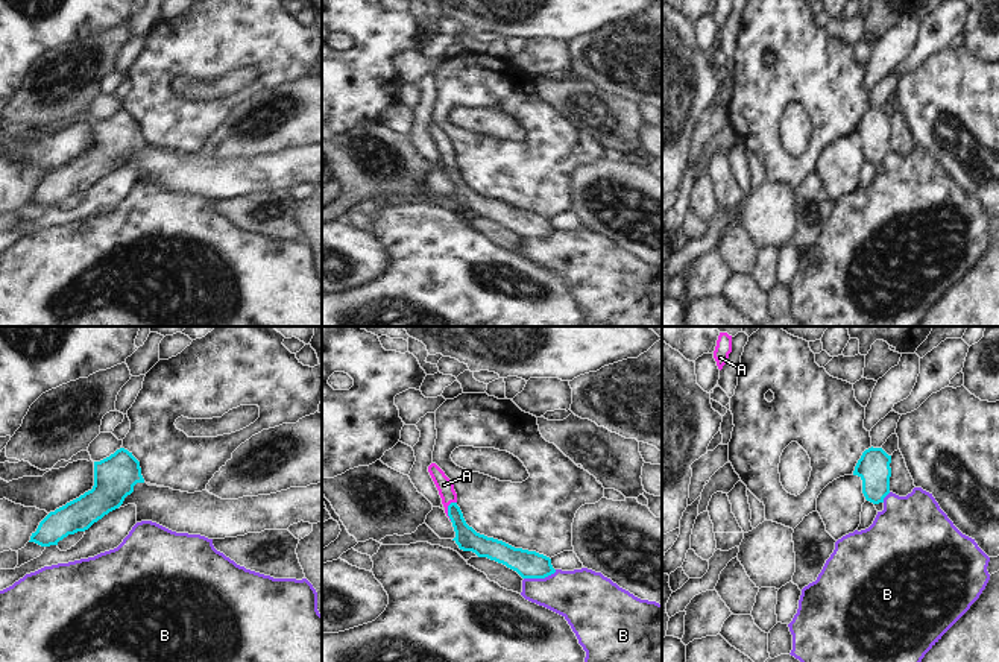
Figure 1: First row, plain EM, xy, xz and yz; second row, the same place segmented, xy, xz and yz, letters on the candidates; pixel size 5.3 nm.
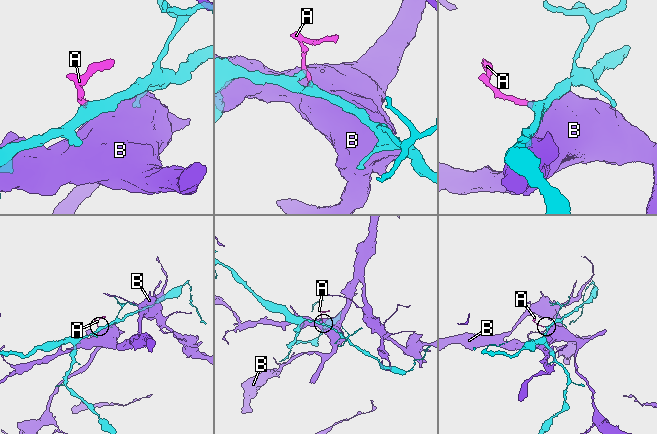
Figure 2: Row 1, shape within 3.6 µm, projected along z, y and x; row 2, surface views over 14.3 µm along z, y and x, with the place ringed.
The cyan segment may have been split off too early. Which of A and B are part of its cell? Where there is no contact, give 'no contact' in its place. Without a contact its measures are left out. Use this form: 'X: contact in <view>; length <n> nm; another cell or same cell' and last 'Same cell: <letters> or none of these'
A: contact in xz; length 110 nm; same cell
B: contact in xz; length 180 nm; another cell
Same cell: A

